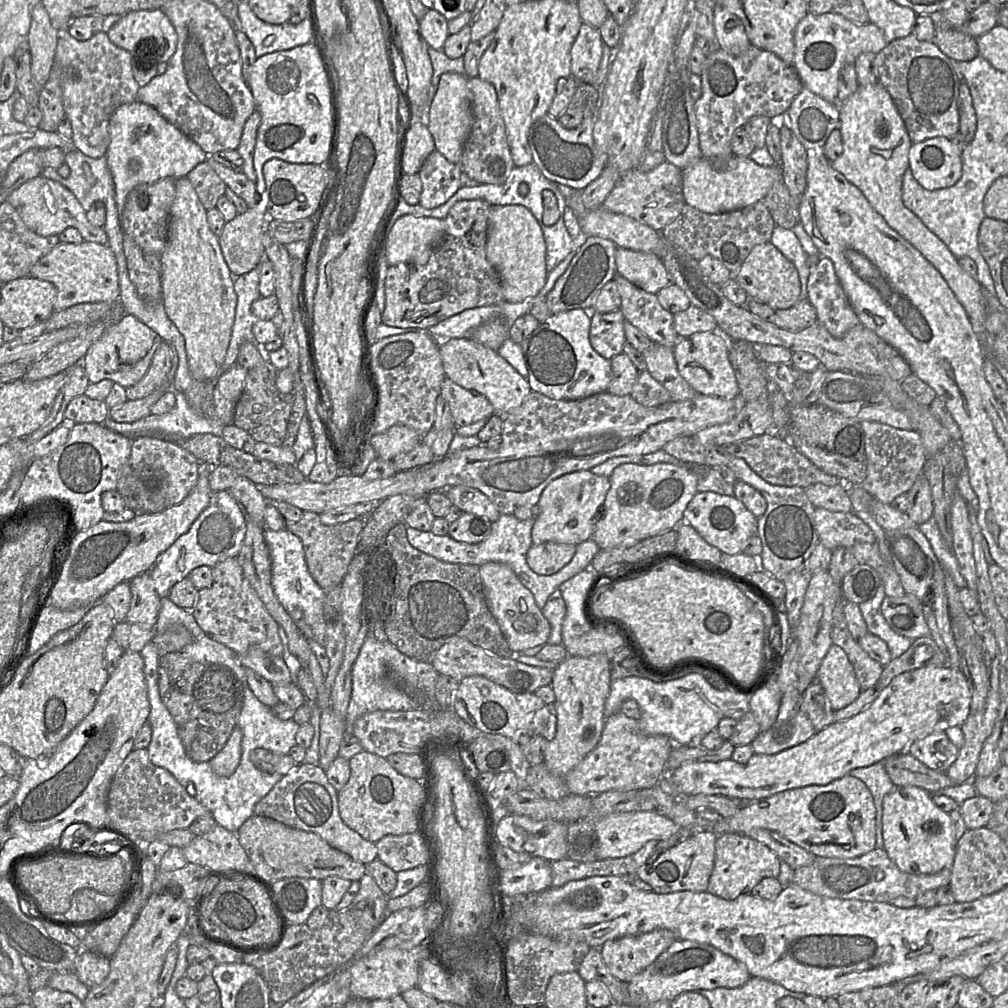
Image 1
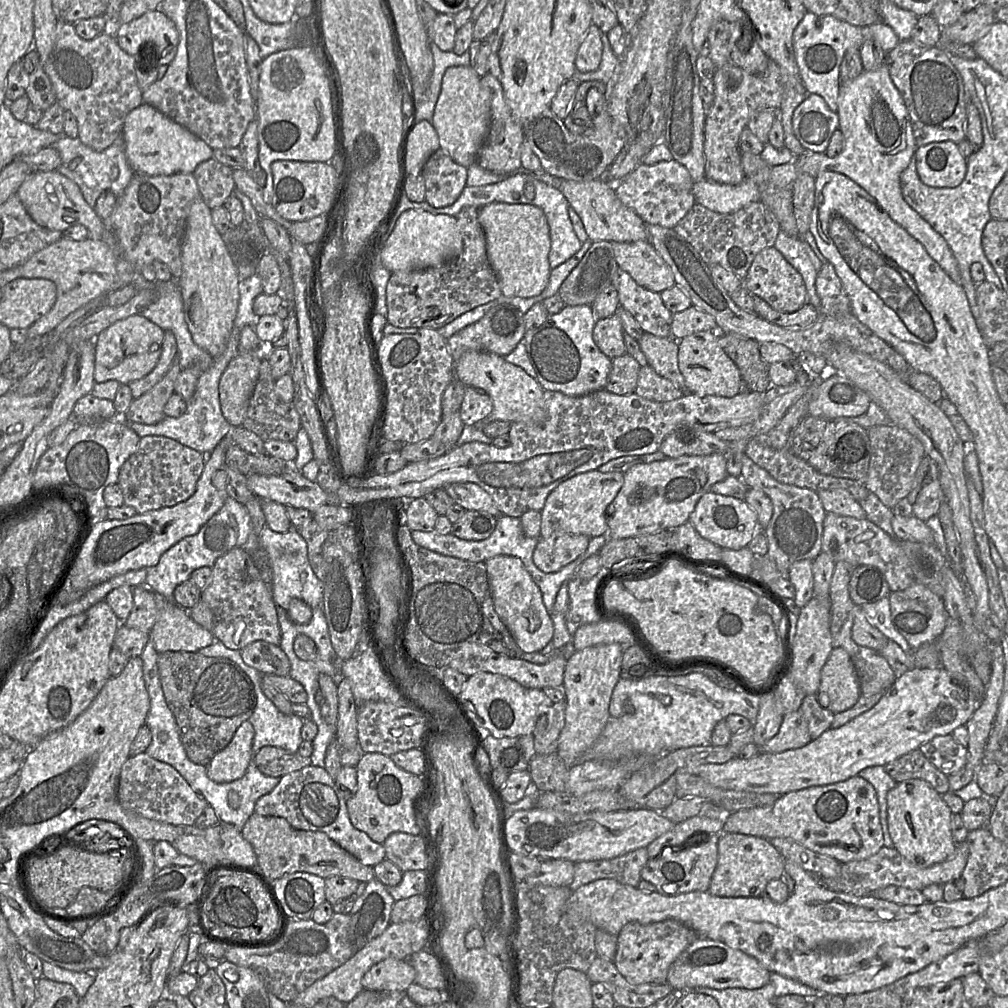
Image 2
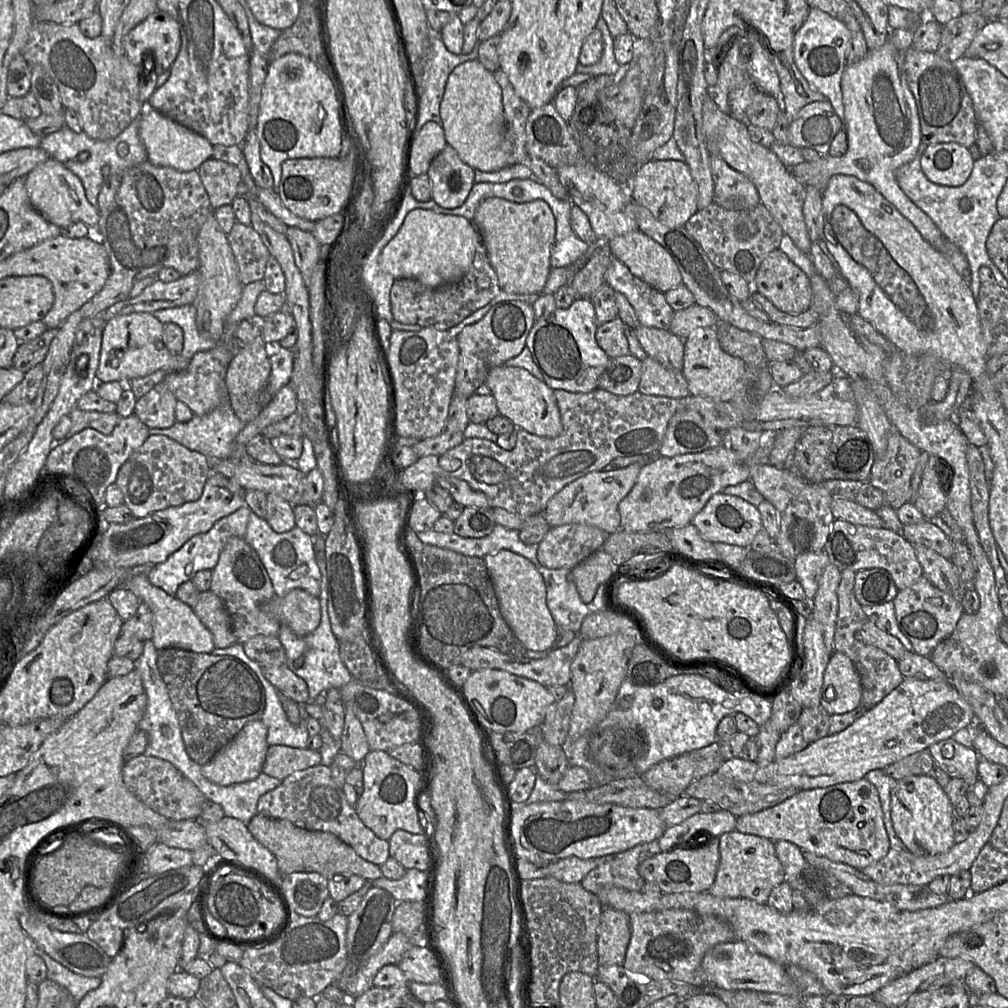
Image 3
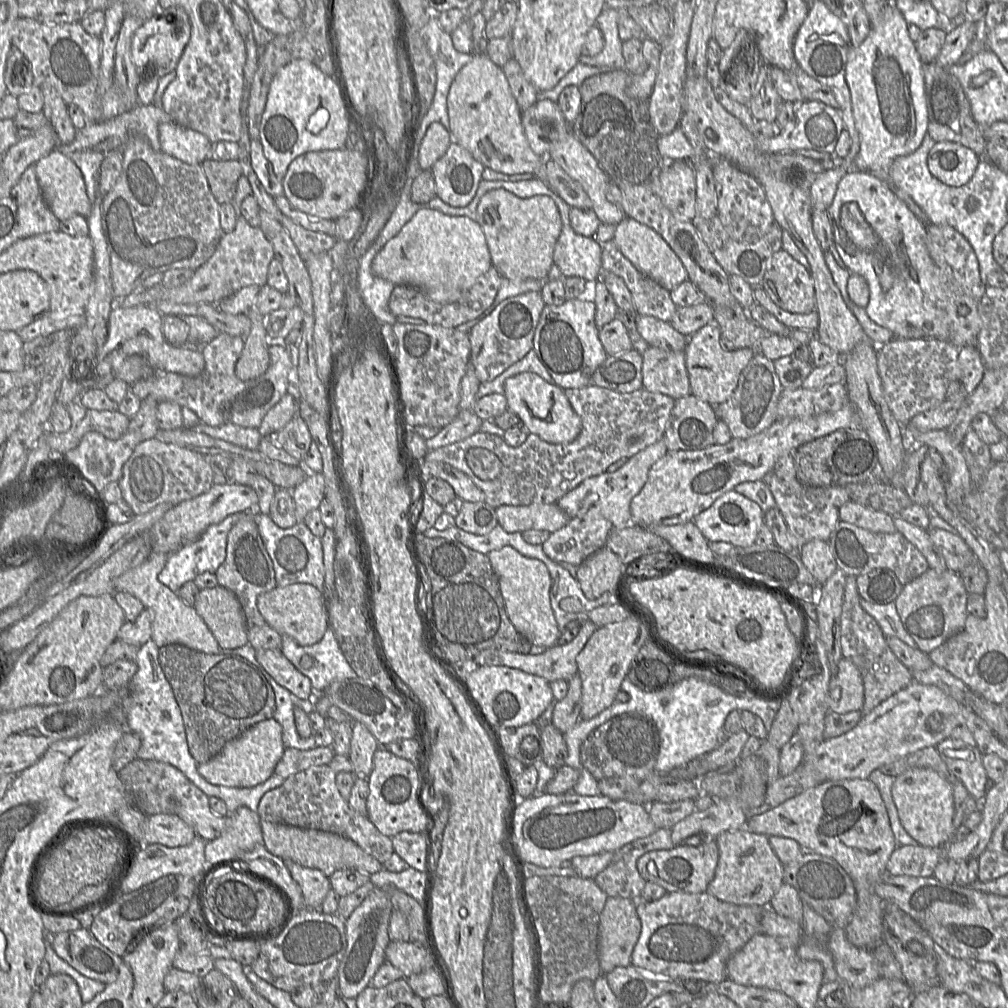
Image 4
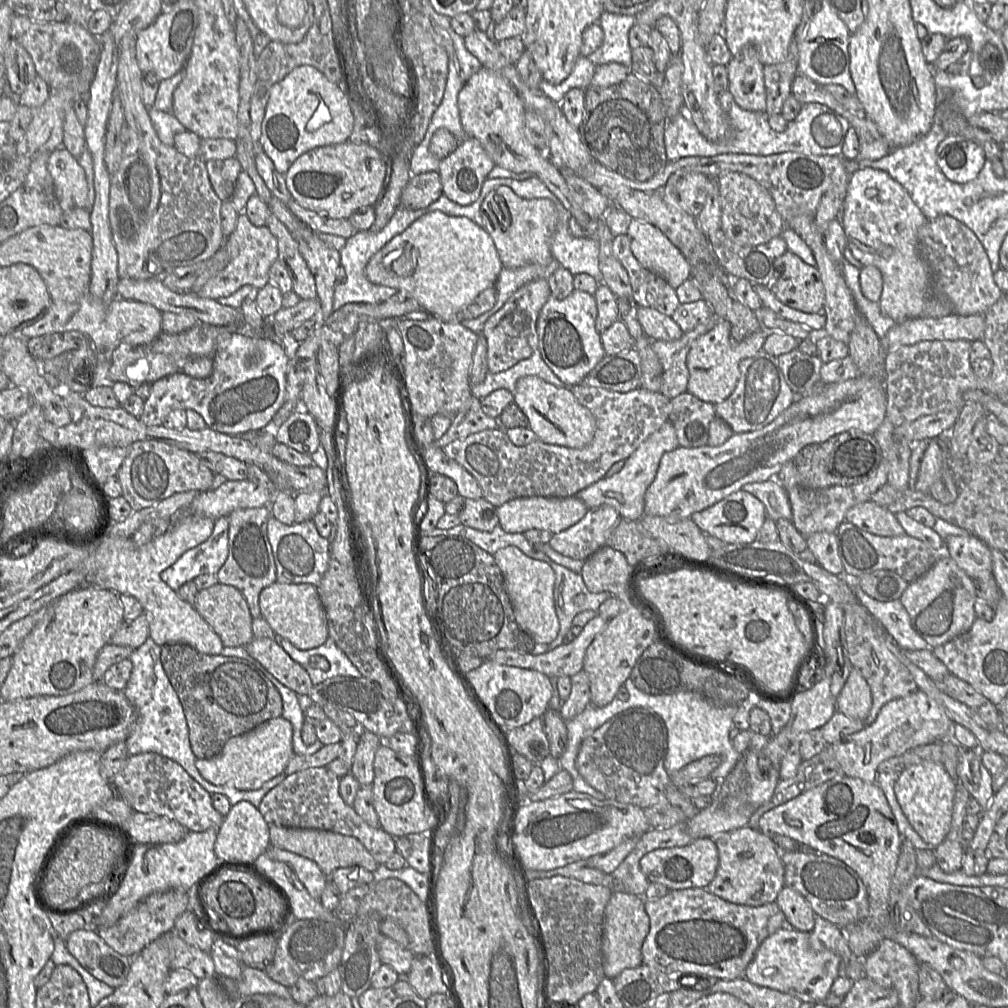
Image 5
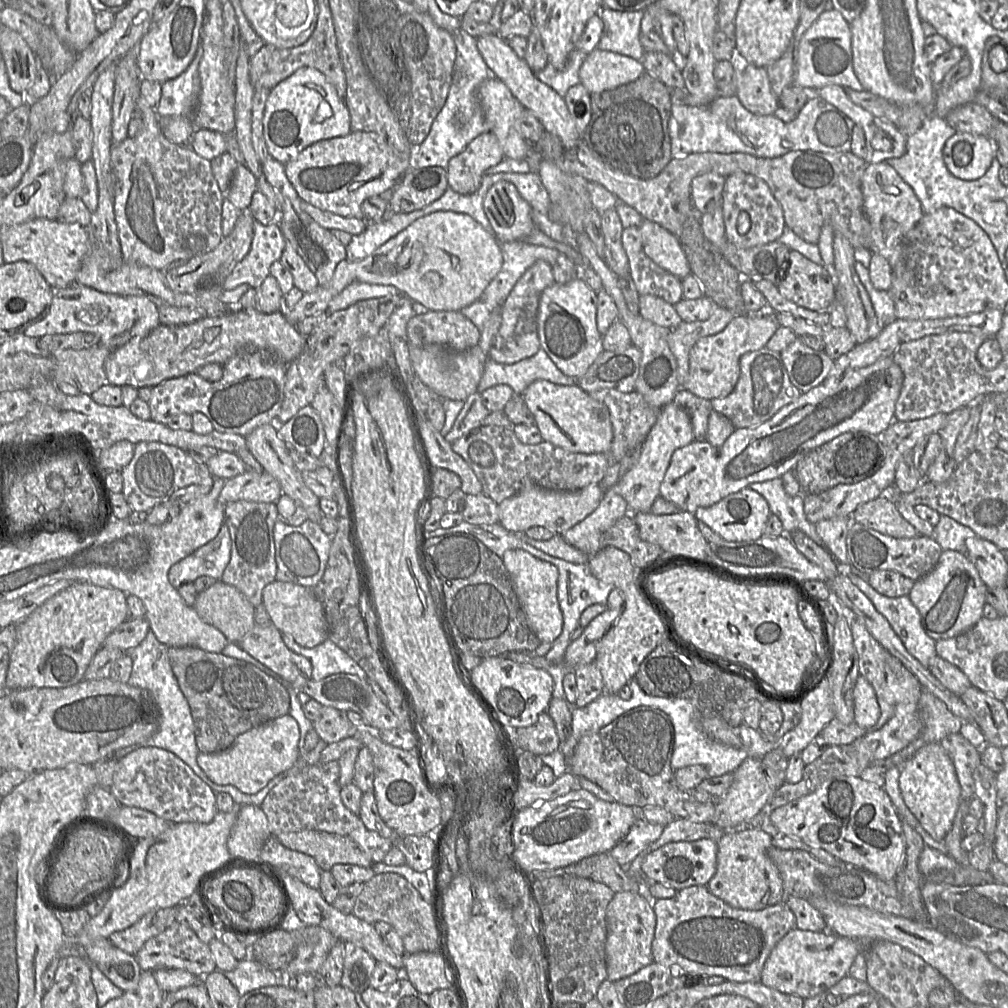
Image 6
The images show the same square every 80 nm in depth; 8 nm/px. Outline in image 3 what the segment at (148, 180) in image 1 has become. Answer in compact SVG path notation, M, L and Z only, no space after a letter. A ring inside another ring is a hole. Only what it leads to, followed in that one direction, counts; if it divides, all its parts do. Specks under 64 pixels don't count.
M145 107L138 117L138 121L139 137L147 152L147 161L153 165L187 172L197 170L205 160L212 157L213 145L205 137L153 108Z

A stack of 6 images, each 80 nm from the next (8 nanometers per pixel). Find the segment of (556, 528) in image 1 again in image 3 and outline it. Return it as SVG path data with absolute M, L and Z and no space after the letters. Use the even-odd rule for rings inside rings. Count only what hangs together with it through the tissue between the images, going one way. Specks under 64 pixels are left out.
M646 463L631 464L612 471L590 472L564 486L548 501L543 515L550 528L581 523L595 526L607 535L620 529L618 505L635 485L639 472Z

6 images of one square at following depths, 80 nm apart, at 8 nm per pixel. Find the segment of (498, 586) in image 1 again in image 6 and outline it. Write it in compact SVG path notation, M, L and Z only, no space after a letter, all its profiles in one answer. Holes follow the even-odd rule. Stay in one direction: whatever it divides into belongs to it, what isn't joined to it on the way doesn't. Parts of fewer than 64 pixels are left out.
M521 549L505 551L502 561L509 573L514 592L530 629L541 643L552 643L561 633L563 626L563 616L557 599L557 568Z

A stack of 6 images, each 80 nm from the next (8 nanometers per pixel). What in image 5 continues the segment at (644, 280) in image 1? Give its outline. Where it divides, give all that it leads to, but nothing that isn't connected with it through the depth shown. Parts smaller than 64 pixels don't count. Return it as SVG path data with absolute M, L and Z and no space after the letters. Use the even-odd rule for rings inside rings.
M634 219L627 233L631 251L639 263L676 289L691 277L690 265L681 251L656 226Z

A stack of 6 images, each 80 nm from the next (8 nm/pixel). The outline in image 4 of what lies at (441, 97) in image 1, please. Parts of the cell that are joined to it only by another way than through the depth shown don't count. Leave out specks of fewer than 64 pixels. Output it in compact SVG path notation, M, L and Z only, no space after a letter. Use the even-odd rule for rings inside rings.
M484 52L474 53L472 60L455 76L447 96L447 111L453 142L468 150L485 168L509 175L533 173L536 178L545 181L545 158L535 154L528 143L523 129L522 111L511 92L503 69Z

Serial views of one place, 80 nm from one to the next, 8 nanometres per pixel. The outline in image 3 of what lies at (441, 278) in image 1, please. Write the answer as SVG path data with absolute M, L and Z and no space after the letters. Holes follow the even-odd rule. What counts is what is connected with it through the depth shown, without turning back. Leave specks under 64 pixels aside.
M480 241L470 270L458 282L443 287L429 287L415 279L395 279L390 290L390 306L393 319L402 324L446 331L486 306L500 291L496 272L484 243Z

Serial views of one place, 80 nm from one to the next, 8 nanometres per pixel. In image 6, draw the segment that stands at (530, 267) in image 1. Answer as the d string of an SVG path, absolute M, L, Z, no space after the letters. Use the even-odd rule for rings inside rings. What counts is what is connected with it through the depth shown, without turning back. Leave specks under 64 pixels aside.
M510 182L494 184L484 197L483 207L499 243L524 240L536 228L530 204Z

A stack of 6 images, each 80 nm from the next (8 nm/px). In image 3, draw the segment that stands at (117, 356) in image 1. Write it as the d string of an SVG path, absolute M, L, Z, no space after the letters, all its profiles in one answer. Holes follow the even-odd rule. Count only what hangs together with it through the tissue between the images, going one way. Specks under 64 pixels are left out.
M131 313L117 316L106 322L103 329L99 364L96 371L97 383L111 381L130 382L157 370L179 372L187 368L190 360L181 354L171 353L163 340L164 324L152 313Z

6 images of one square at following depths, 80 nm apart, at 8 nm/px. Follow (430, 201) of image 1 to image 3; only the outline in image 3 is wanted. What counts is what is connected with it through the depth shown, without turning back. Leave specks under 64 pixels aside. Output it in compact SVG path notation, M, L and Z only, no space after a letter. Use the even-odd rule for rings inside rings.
M449 144L432 160L427 175L431 180L431 199L443 208L453 209L461 206L475 183L475 170L464 163L457 151Z

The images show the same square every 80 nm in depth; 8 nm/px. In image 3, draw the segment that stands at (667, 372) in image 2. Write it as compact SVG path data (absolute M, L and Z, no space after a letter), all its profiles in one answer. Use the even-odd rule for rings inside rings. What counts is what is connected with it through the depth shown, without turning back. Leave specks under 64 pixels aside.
M639 325L634 331L648 357L666 368L679 371L683 369L684 340L670 330Z

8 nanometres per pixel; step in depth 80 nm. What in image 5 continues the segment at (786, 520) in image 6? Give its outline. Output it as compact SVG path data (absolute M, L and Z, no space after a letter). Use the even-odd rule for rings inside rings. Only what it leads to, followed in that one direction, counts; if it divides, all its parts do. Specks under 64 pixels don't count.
M768 479L763 482L751 482L744 484L742 490L747 491L757 497L765 506L766 517L777 521L781 518L792 520L792 510L786 489L781 486L775 479Z

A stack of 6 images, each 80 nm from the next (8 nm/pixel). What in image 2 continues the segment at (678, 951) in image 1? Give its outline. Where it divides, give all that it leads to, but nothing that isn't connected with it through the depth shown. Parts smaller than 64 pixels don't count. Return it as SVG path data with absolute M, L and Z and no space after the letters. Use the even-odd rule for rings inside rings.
M698 938L671 965L666 983L673 991L693 991L698 987L757 989L764 986L770 976L771 973L752 956L721 941Z

